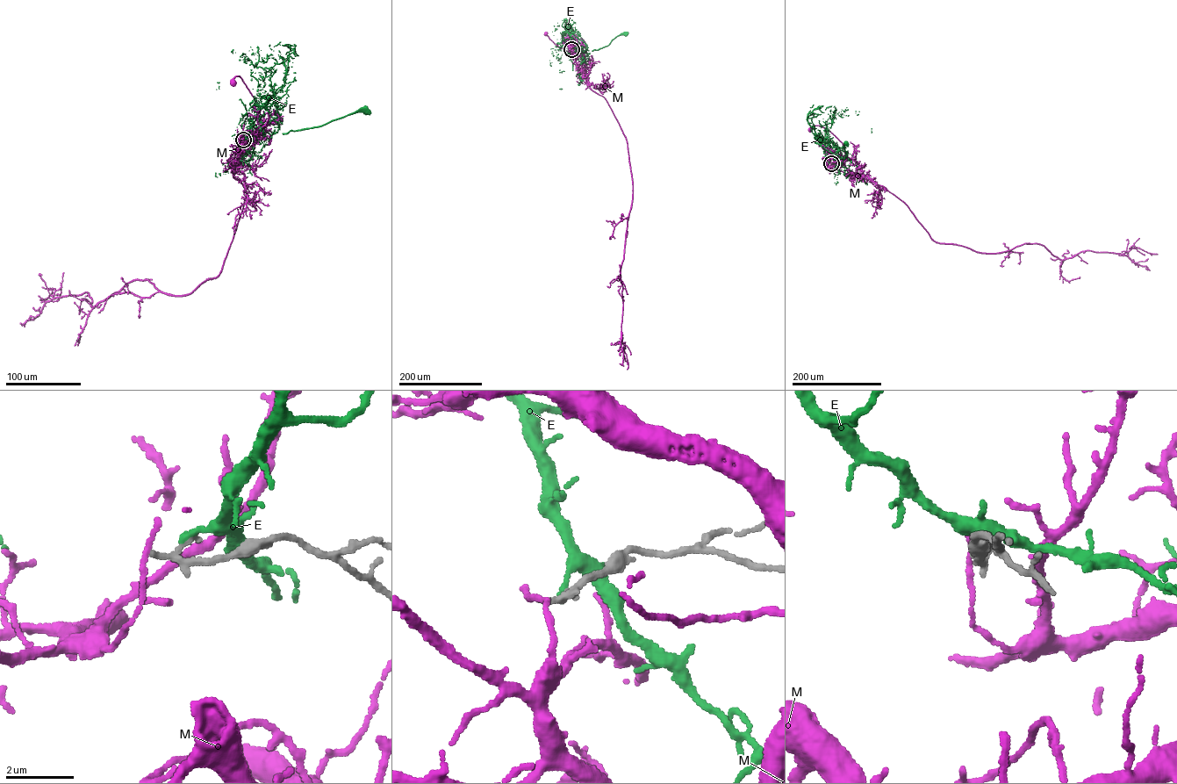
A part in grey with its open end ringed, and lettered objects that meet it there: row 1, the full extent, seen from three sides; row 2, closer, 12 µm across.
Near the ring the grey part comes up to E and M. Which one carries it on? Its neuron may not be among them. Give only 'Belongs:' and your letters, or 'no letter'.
Belongs: no letter

